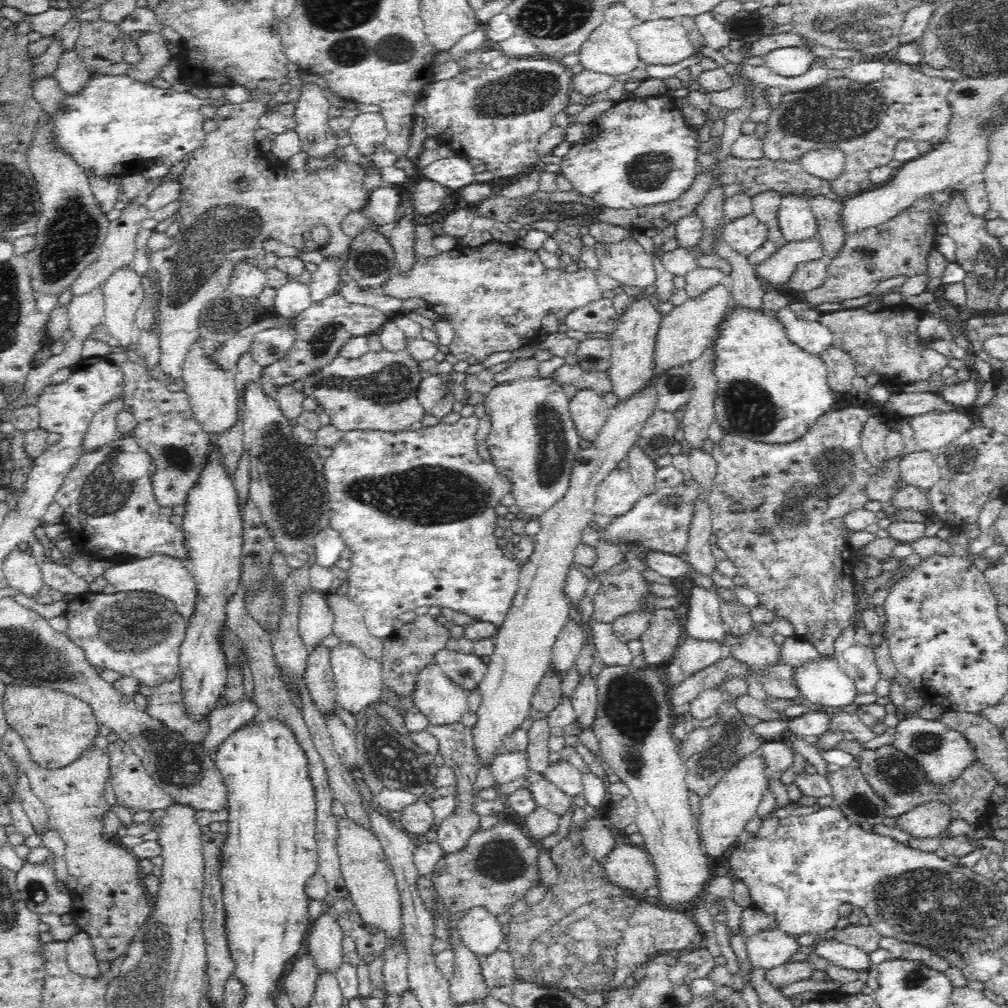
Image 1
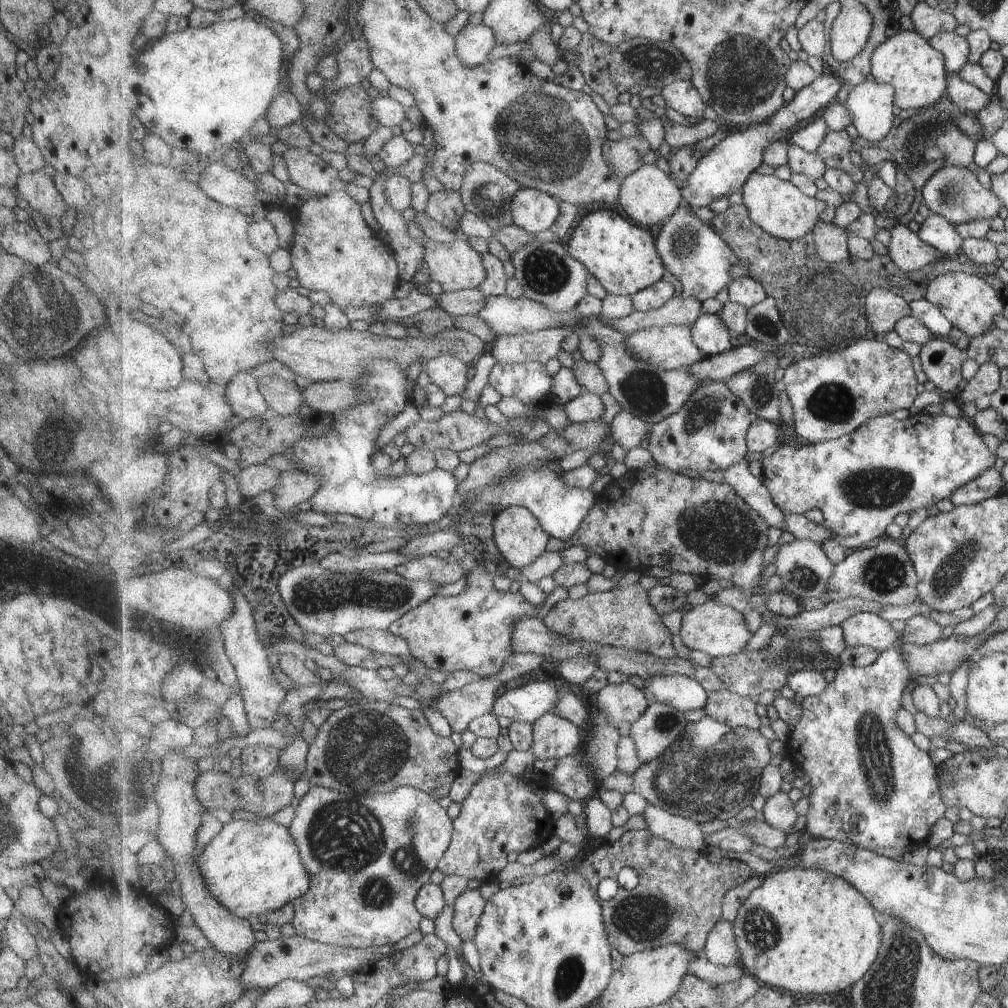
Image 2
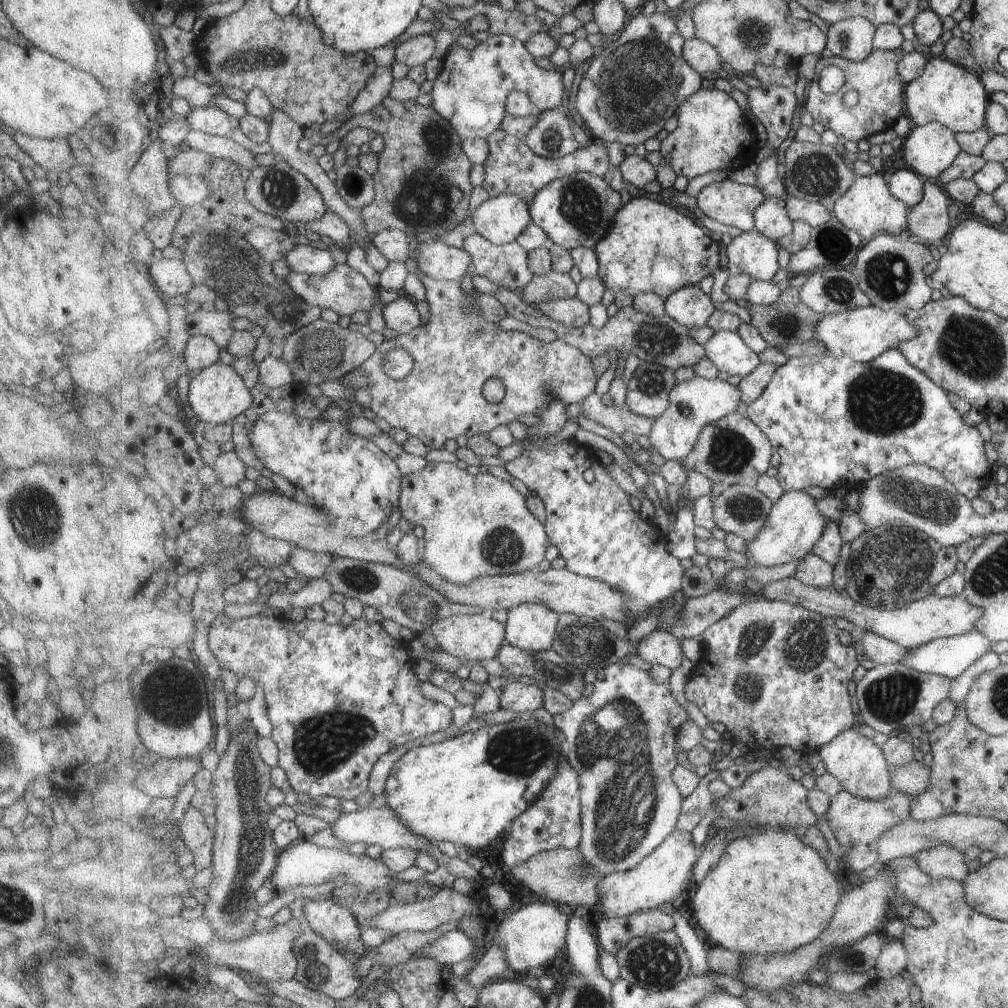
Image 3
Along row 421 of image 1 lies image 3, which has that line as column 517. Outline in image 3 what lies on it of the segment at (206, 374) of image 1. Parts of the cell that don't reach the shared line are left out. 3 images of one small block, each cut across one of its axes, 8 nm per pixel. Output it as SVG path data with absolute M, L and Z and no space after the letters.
M514 194L489 198L472 214L477 233L489 242L504 245L515 242L532 223L529 204Z

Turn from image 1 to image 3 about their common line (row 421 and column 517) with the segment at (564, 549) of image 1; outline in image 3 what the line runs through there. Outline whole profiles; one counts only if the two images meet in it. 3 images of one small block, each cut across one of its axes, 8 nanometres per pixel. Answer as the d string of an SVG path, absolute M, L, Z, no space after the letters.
M539 603L521 604L507 612L506 642L529 653L551 649L559 613Z

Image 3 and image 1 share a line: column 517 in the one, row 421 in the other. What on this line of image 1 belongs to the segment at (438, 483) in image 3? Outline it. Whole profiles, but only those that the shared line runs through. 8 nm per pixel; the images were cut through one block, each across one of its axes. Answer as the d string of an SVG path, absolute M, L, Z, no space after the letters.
M530 376L497 384L488 392L484 408L492 424L487 452L498 475L510 483L510 492L522 514L540 516L565 497L576 462L581 436L569 411L563 385L552 377Z

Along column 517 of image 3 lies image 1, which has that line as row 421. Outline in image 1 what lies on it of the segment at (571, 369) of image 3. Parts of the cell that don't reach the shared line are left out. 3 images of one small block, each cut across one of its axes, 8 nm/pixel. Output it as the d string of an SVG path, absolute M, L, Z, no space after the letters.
M408 344L402 350L390 352L383 348L382 351L369 351L356 359L335 357L329 364L314 370L298 384L300 393L305 398L314 398L317 406L324 408L323 412L330 415L331 424L344 433L348 431L380 431L395 433L408 431L410 426L422 420L427 411L417 399L417 392L422 380L421 368L418 361L410 355Z

